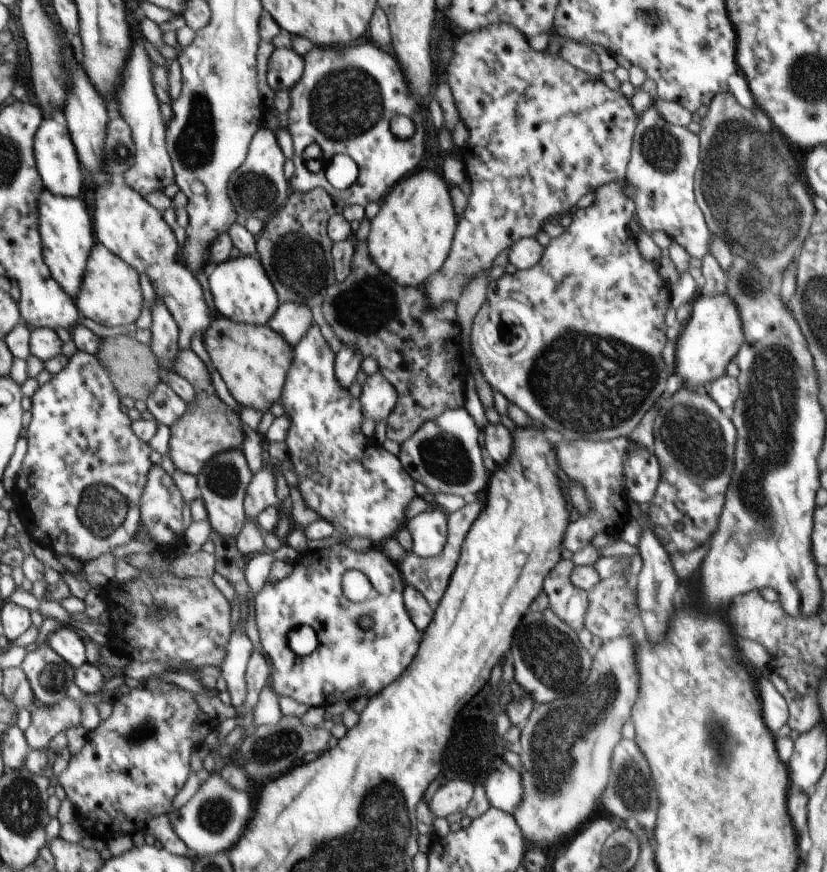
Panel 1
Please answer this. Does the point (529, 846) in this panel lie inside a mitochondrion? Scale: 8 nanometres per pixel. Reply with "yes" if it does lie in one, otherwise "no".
no

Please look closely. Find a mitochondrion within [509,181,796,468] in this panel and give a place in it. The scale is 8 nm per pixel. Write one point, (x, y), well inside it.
(576, 364)

